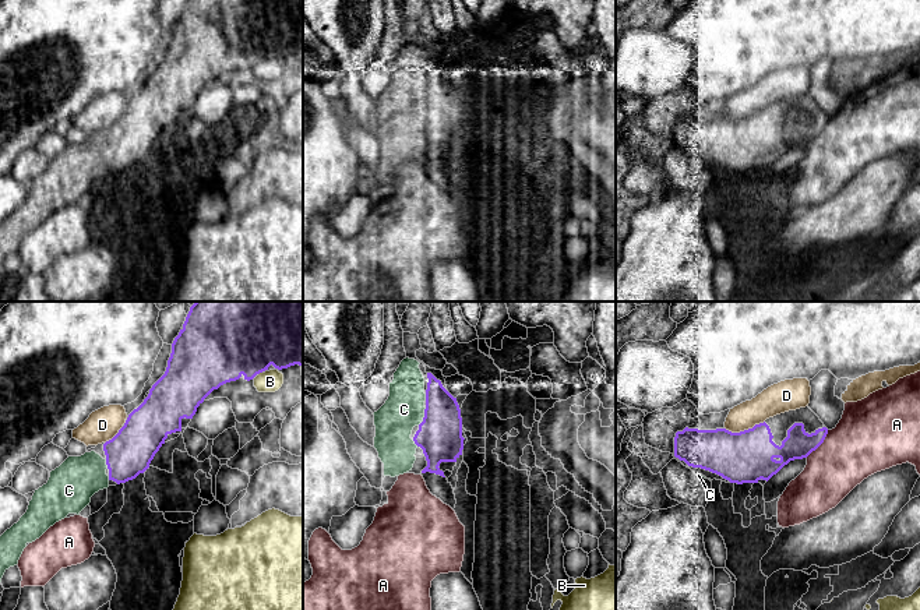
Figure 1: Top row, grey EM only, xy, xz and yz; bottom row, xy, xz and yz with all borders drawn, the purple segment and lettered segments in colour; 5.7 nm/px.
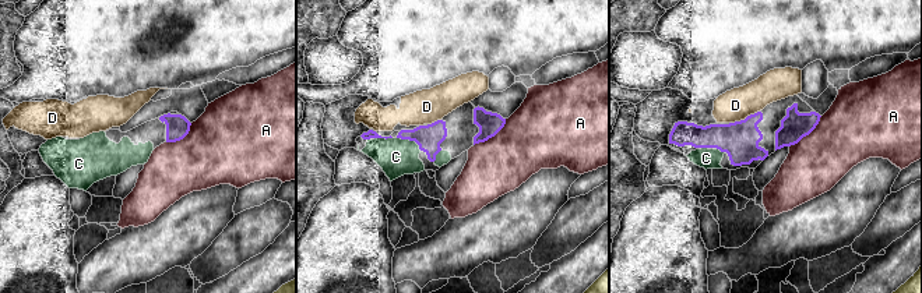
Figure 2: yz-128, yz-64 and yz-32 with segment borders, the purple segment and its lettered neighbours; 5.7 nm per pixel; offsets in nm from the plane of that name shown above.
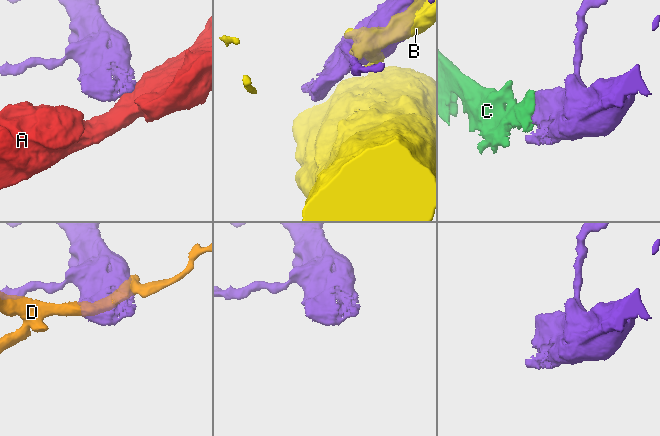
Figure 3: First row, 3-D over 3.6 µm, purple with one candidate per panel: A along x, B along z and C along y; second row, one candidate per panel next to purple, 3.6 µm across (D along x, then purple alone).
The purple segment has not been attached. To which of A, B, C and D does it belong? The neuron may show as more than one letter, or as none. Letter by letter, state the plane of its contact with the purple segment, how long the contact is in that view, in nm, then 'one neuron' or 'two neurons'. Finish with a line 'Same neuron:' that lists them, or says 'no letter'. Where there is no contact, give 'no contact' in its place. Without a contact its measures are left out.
A: yz | 200 nm | two neurons
B: xy | 30 nm | two neurons
C: xz | 120 nm | one neuron
D: yz | 240 nm | two neurons
Same neuron: C

